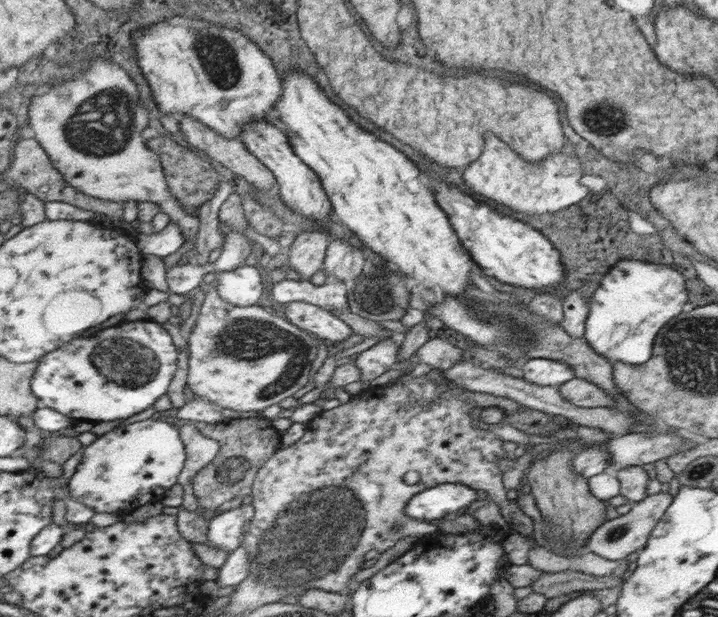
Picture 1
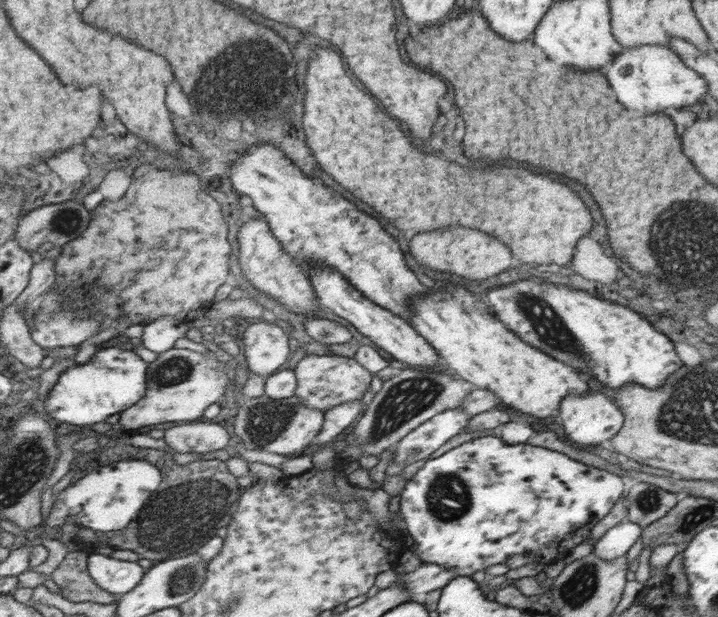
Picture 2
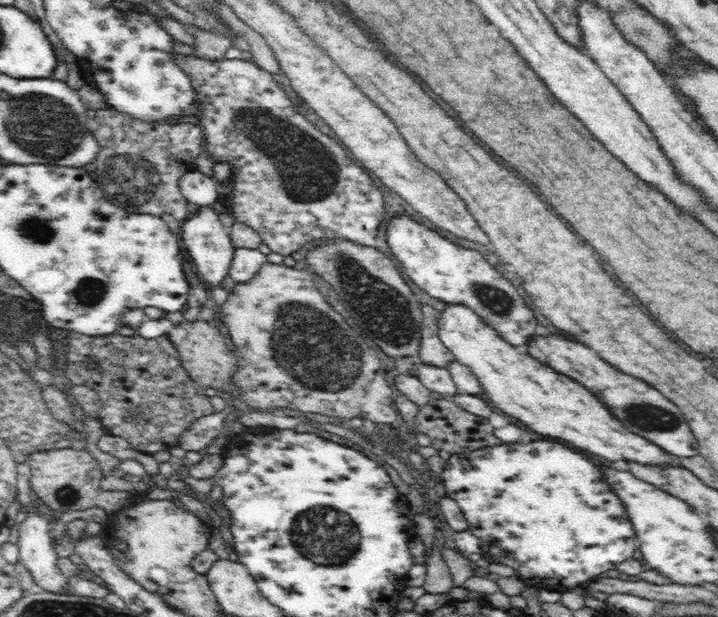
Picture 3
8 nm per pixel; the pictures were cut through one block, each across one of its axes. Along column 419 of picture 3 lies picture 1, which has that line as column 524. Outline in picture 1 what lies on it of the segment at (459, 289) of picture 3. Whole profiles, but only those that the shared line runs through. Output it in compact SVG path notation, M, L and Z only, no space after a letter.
M437 182L435 188L431 190L435 190L439 206L449 214L449 220L453 222L455 232L463 242L463 246L471 252L475 264L481 266L487 274L515 286L543 288L543 290L549 290L561 280L559 254L547 242L547 238L541 236L537 230L519 220L495 212L483 202L467 198L461 190L449 186L447 182Z

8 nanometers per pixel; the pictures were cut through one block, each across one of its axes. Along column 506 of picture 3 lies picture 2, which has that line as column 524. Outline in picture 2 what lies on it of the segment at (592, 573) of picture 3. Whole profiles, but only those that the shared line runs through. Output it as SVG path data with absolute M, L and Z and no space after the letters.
M495 434L495 436L483 436L483 438L469 440L469 442L457 446L457 448L451 448L449 452L445 452L445 454L433 458L433 460L427 460L413 474L413 478L409 482L405 482L405 486L401 490L401 496L399 496L399 512L401 512L401 518L405 520L409 536L415 542L415 550L417 550L417 556L421 560L421 564L435 564L435 566L441 566L441 568L453 572L459 578L471 578L475 572L485 572L489 566L495 566L495 564L505 564L509 570L517 570L517 568L527 566L527 564L547 566L551 562L563 560L567 554L571 554L571 550L575 550L575 546L581 546L585 542L593 544L595 524L611 512L609 508L613 504L617 504L617 498L619 498L621 490L623 490L621 476L613 476L611 472L589 468L585 464L569 460L565 454L545 450L545 448L539 448L539 446L529 446L529 444L509 446L509 444L503 444L501 438Z

